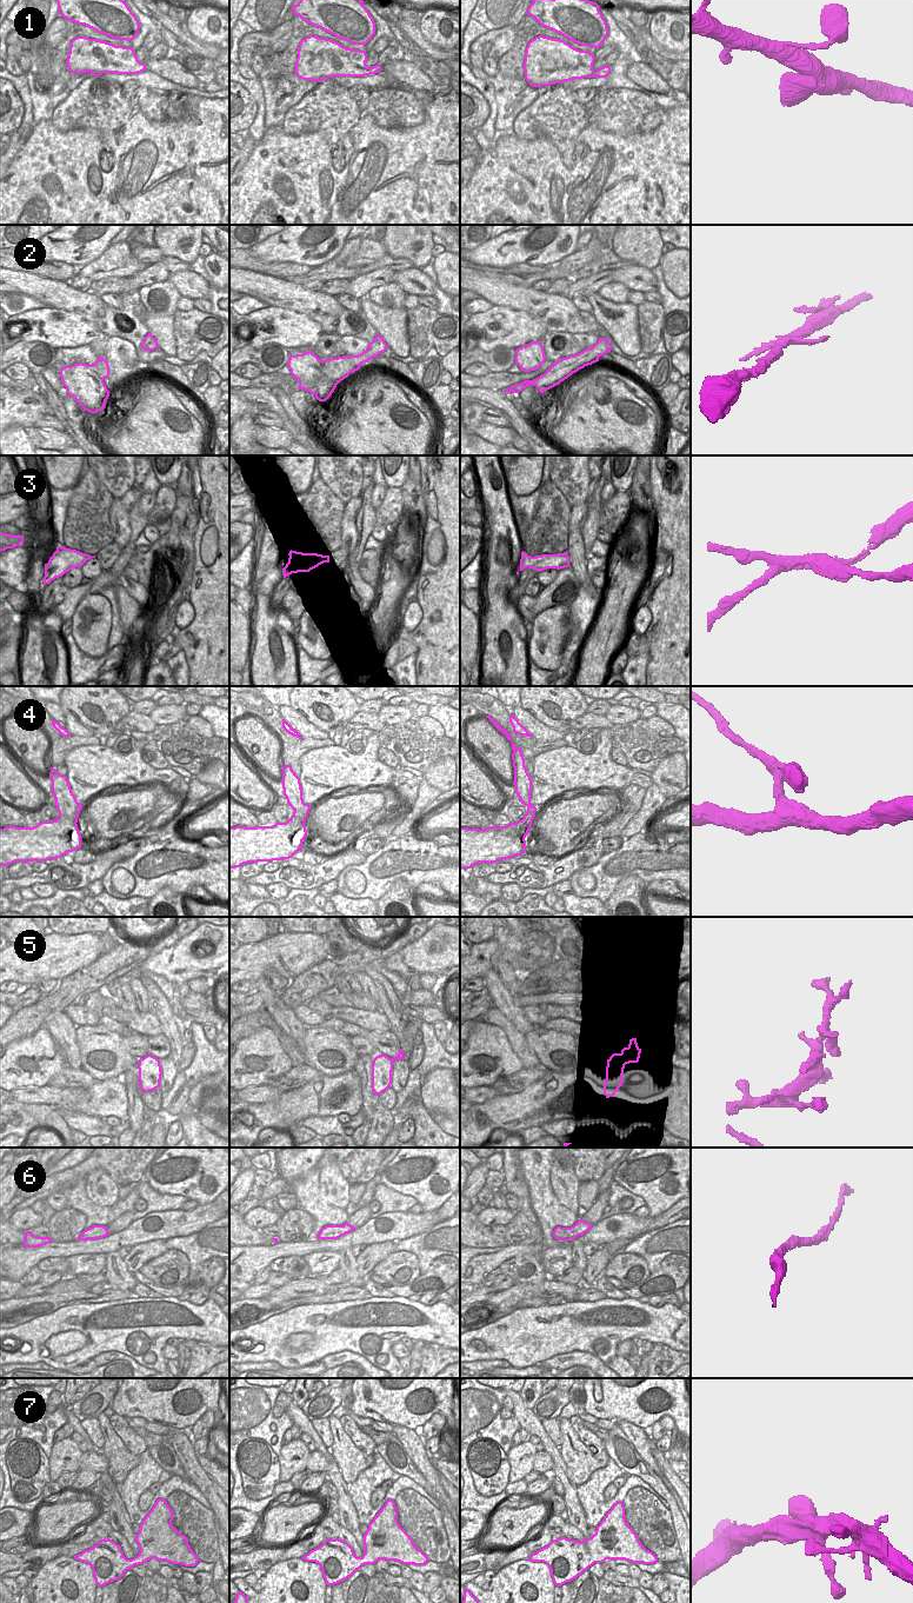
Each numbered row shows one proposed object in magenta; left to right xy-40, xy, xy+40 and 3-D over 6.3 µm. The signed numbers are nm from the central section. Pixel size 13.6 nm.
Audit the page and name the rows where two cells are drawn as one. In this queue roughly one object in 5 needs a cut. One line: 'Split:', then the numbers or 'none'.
Split: 3

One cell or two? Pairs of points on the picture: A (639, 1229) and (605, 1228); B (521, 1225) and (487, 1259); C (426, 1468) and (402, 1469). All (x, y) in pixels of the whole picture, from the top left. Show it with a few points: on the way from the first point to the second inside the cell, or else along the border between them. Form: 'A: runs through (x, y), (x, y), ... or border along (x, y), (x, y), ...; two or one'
A: runs through (631, 1229), (619, 1229), (613, 1232); one
B: border along (535, 1242), (508, 1244); two
C: border along (401, 1444), (415, 1468), (433, 1489); two

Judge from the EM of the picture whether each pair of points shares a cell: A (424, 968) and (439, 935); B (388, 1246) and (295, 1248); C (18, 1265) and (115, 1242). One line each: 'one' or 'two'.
A: one
B: two
C: one

